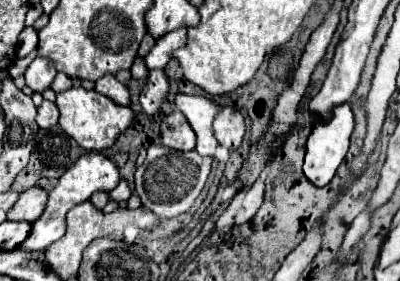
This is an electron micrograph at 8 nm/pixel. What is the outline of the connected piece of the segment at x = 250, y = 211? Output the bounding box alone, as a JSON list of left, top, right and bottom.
[234,180,264,226]

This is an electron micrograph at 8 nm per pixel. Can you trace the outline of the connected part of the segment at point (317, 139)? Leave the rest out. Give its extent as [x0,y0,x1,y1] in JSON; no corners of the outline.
[304,104,354,186]

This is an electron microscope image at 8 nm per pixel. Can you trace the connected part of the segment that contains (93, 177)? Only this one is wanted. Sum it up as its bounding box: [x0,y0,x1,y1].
[20,152,120,250]

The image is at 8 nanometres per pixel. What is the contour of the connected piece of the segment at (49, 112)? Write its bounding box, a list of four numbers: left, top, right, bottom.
[36,100,58,128]

